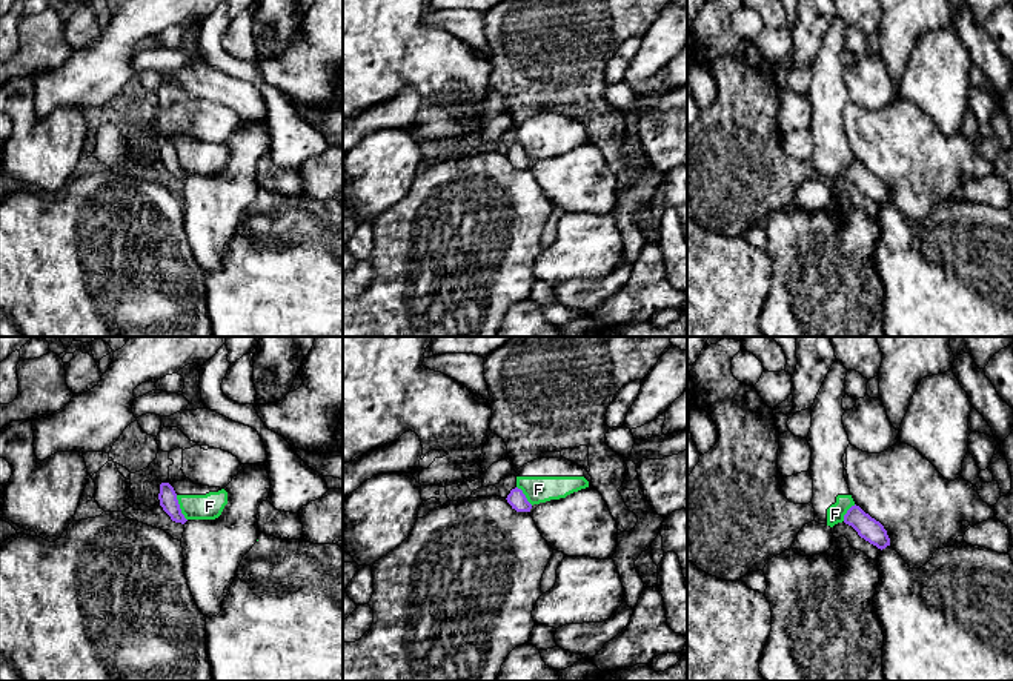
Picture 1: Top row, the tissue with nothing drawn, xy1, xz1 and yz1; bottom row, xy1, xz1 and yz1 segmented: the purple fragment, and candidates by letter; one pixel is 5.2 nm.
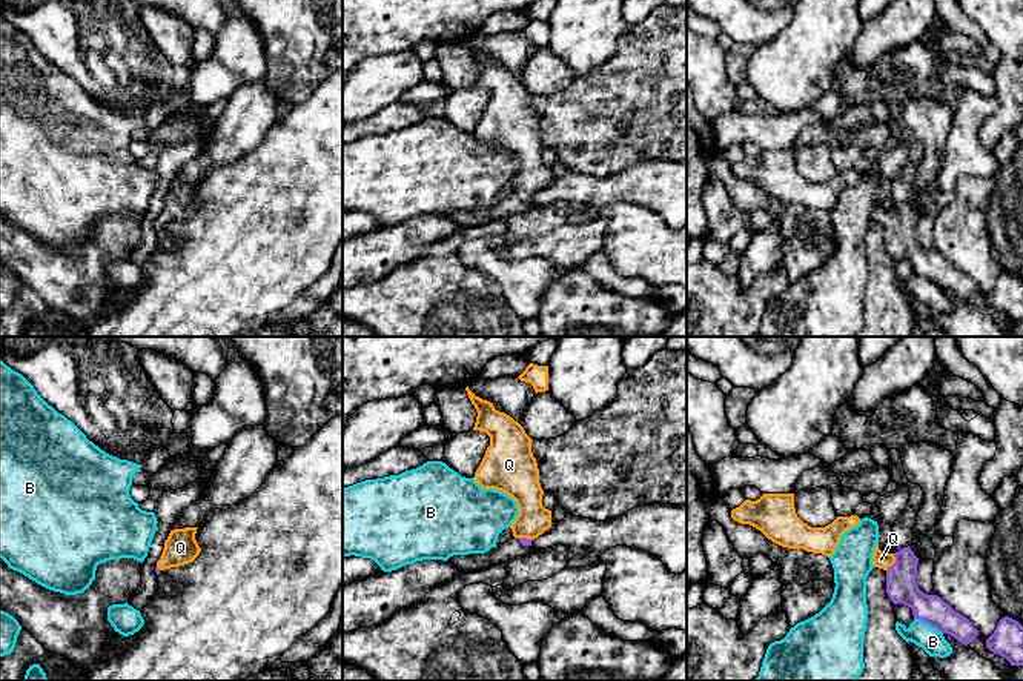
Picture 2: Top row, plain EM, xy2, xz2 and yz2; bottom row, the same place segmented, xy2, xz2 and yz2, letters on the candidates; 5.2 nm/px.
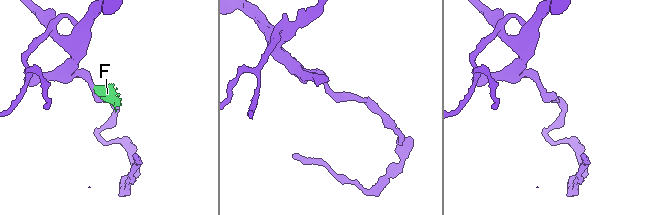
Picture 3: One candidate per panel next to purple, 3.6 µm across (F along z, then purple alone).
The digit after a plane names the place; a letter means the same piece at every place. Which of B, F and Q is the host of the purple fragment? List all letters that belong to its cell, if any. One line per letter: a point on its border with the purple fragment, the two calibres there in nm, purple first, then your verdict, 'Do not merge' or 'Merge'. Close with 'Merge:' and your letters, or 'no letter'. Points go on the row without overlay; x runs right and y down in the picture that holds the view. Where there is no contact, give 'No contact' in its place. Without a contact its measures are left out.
B: Touches purple at yz2 (928, 279). Thickness 160 nm (purple) against 130 nm. Do not merge
F: Touches purple at xy1 (179, 163). Thickness 100 nm (purple) against 140 nm. Do not merge
Q: Touches purple at yz2 (894, 219). Thickness 160 nm (purple) against 90 nm. Merge
Merge: Q

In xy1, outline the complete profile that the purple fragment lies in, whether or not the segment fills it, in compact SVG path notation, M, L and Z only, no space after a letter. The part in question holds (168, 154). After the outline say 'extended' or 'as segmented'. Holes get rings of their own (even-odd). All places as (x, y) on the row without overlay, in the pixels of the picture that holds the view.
M169 138L160 140L158 155L160 155L160 161L171 172L172 177L181 178L181 180L188 177L184 171L181 169L177 149Z; as segmented

